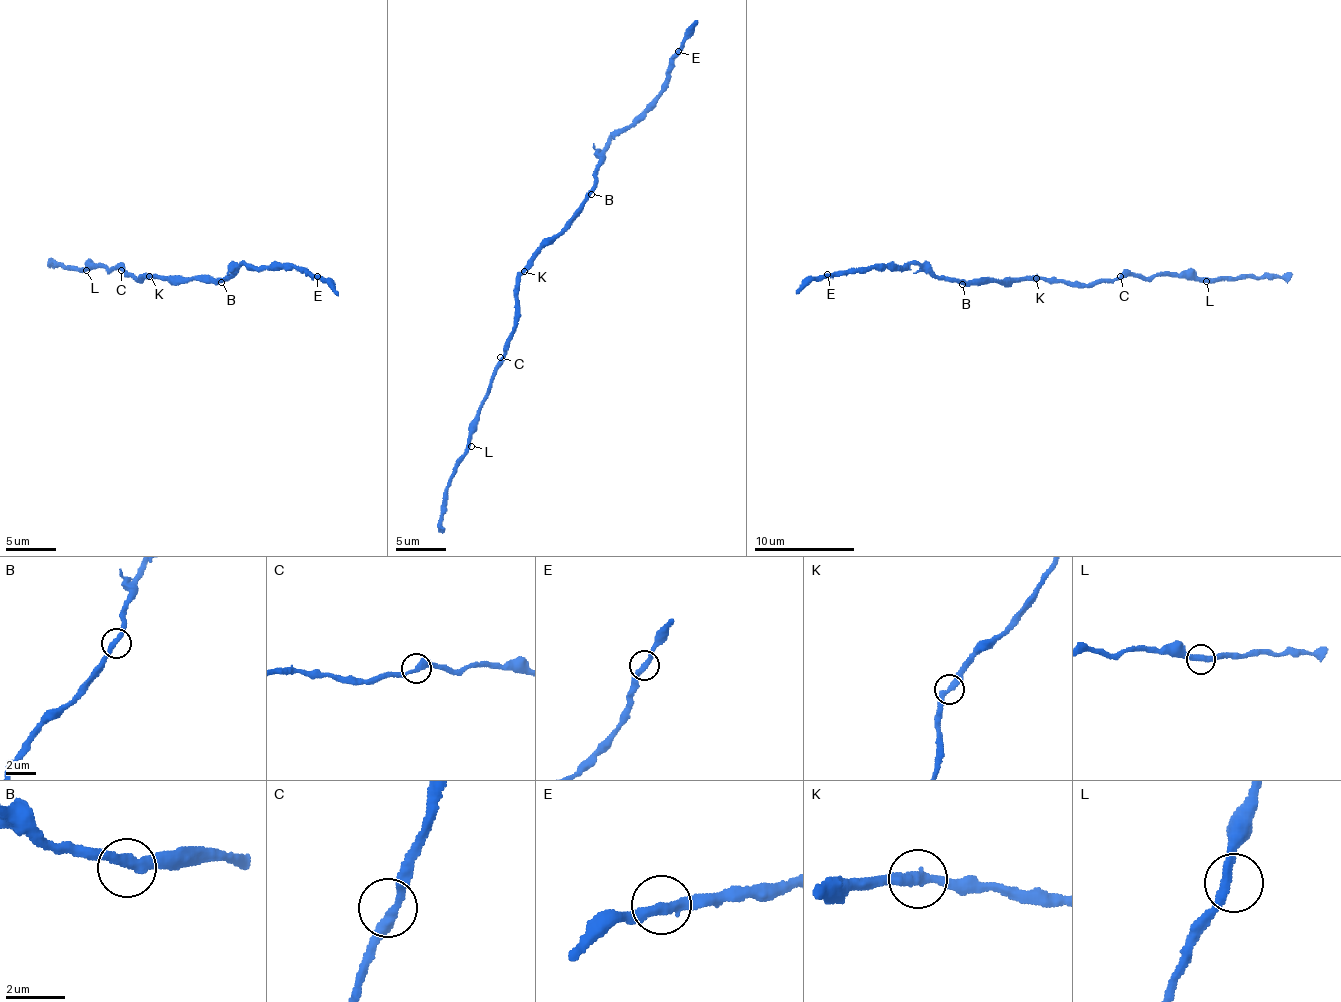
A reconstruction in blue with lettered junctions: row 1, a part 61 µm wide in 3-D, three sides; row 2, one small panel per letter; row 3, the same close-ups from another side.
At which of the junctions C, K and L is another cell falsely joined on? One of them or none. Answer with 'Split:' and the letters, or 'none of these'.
Split: none of these

